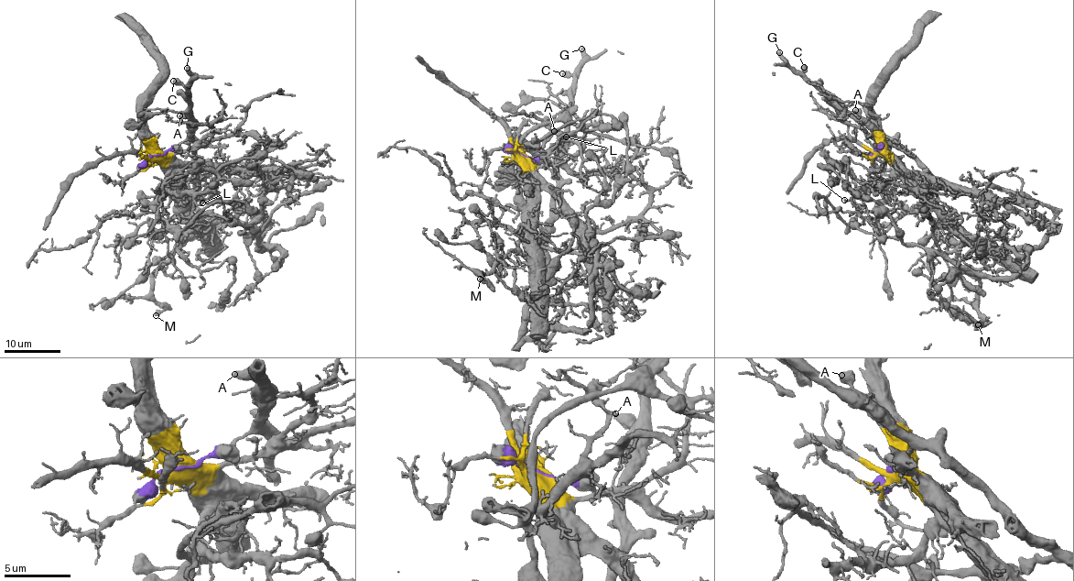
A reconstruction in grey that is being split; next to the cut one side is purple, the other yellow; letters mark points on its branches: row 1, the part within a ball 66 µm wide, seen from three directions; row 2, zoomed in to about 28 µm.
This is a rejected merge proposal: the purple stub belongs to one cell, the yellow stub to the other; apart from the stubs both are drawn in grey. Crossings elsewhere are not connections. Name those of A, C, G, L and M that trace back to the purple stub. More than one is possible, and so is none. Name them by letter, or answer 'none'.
A, C, G

